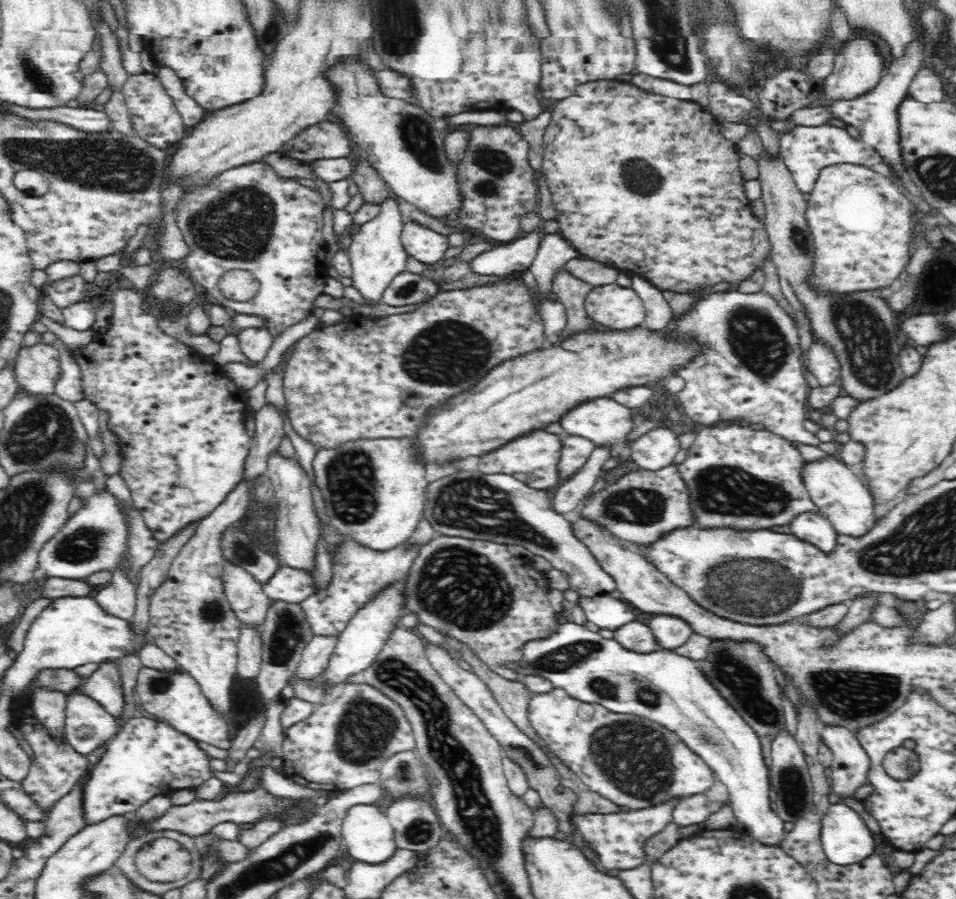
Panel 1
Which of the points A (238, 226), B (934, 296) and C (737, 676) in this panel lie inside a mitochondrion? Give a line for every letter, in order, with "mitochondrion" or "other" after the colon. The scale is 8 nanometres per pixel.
A: mitochondrion
B: other
C: mitochondrion

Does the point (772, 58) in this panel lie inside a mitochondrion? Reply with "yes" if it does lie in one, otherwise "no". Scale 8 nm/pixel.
no

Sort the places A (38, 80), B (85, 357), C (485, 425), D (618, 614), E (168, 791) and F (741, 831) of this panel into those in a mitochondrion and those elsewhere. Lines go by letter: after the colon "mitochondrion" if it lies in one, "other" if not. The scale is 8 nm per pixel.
A: mitochondrion
B: other
C: other
D: other
E: other
F: other

